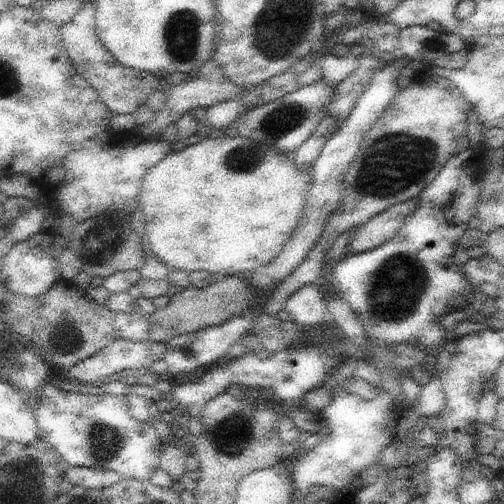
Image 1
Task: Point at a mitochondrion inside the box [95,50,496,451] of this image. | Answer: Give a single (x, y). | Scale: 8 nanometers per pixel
(393, 163)

